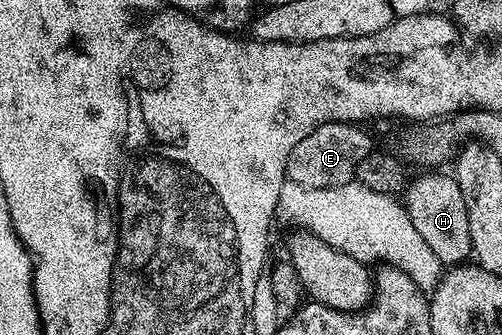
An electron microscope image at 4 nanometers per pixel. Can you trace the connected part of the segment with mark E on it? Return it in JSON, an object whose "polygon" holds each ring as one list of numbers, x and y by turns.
{"polygon":[[328,122,327,125,319,125,315,133,307,133,307,137,303,137,303,141,291,149,285,170,288,182,311,189,336,188,352,182,356,178,359,163,375,147,372,139,361,129,356,124]]}

